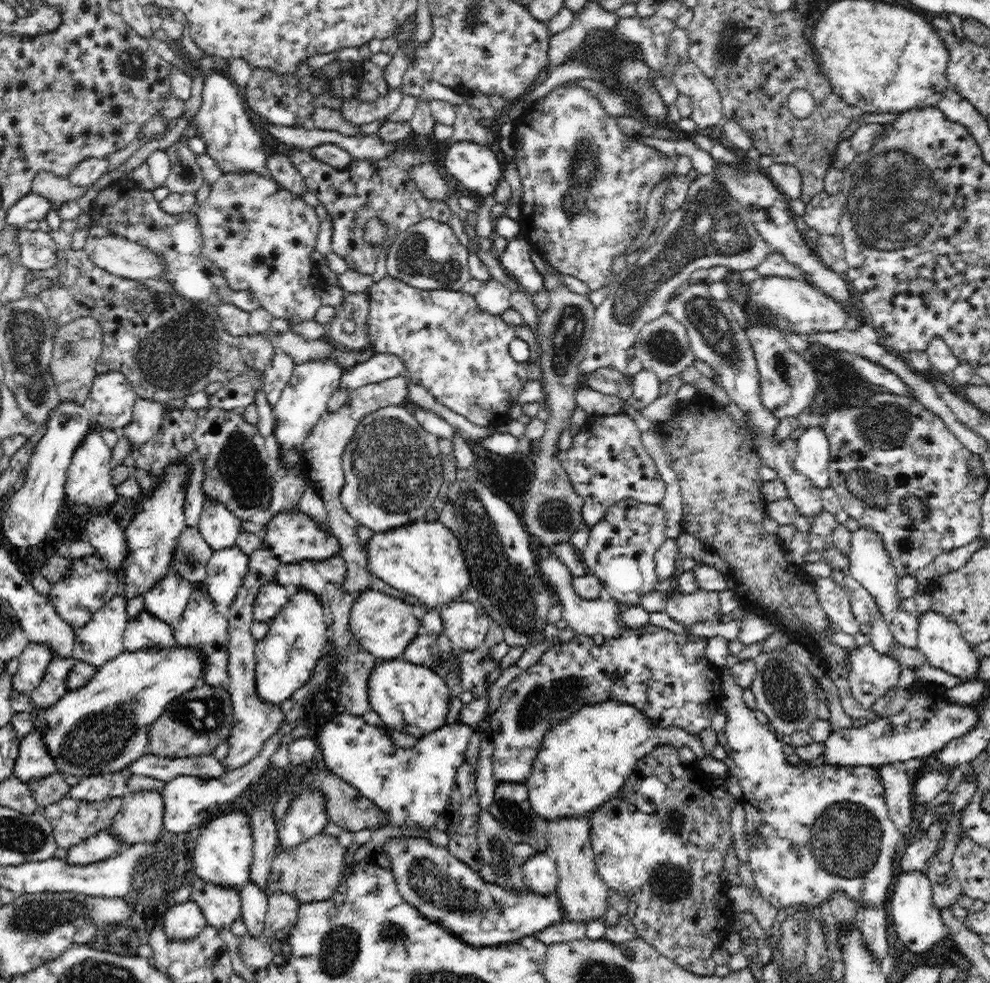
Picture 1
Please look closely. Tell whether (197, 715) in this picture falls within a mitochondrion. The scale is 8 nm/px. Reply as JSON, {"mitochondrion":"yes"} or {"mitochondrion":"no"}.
{"mitochondrion":"yes"}

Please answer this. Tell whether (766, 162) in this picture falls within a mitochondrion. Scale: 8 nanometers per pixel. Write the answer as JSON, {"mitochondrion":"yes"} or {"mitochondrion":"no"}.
{"mitochondrion":"no"}

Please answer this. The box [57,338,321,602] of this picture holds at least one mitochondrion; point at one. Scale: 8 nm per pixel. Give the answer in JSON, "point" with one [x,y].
{"point":[245,469]}

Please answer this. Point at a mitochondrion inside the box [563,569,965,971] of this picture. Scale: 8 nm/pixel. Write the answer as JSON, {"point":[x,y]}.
{"point":[846,837]}

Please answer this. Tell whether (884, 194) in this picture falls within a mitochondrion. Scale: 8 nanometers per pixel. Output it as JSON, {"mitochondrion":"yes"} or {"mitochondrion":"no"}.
{"mitochondrion":"yes"}

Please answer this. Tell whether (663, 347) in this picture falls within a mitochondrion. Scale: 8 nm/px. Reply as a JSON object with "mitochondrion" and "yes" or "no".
{"mitochondrion":"yes"}

